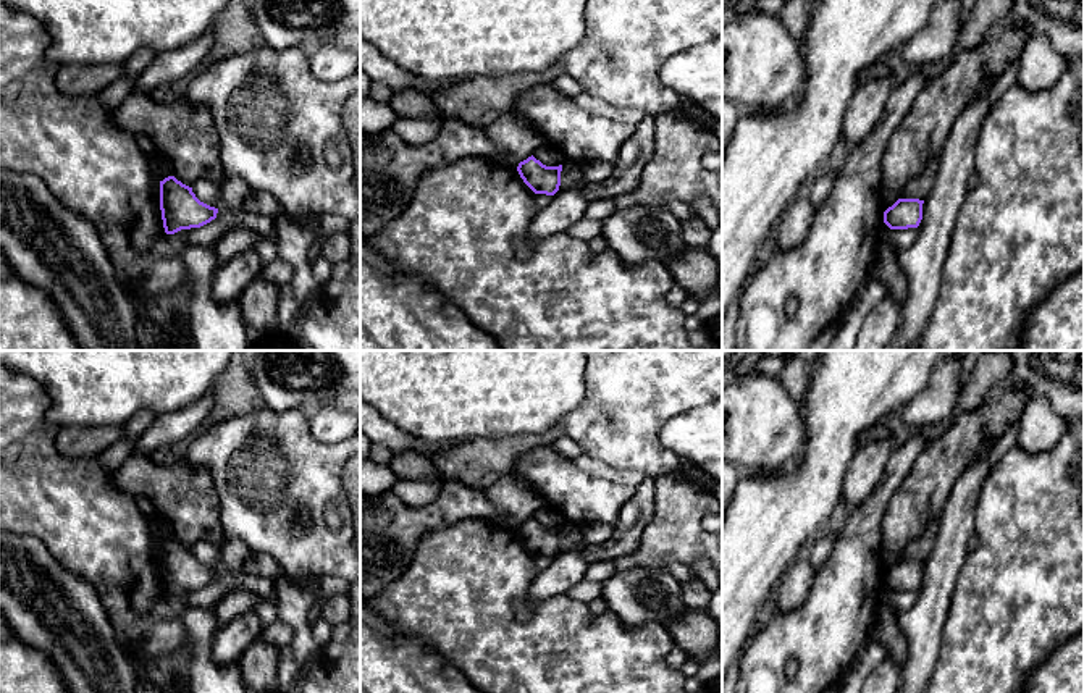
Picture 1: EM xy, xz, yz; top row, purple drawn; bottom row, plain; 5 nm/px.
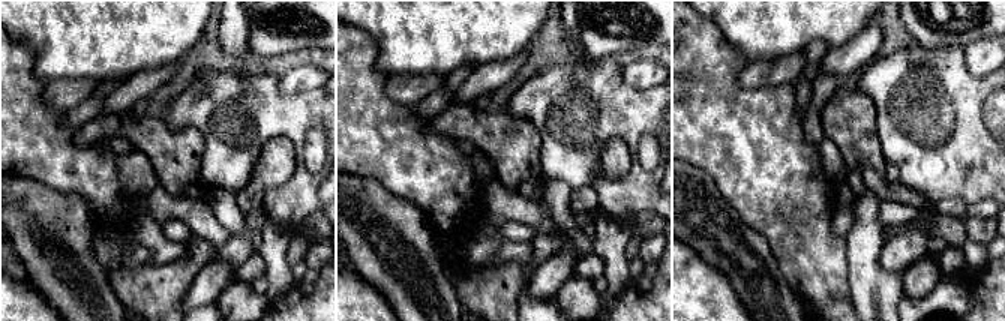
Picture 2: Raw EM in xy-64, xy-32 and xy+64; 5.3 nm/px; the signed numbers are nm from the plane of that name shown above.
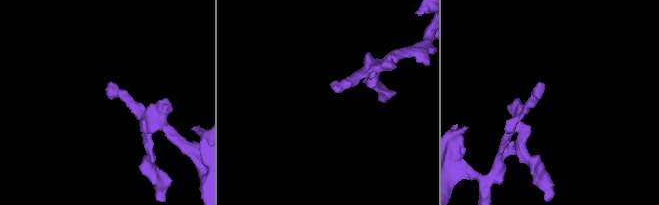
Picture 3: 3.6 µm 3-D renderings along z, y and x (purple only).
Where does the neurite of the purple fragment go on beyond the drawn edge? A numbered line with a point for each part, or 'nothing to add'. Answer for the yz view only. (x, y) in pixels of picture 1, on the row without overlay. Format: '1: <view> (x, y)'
nothing to add

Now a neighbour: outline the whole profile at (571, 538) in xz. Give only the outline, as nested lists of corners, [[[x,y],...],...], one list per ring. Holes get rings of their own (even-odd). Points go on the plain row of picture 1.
[[[567,520],[562,525],[559,552],[567,552],[567,551],[572,551],[572,549],[578,549],[583,544],[582,530],[583,530],[583,527]]]

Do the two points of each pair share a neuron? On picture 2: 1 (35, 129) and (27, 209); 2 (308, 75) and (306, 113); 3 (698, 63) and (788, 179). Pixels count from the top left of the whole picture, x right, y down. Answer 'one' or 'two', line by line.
1: two
2: two
3: one

